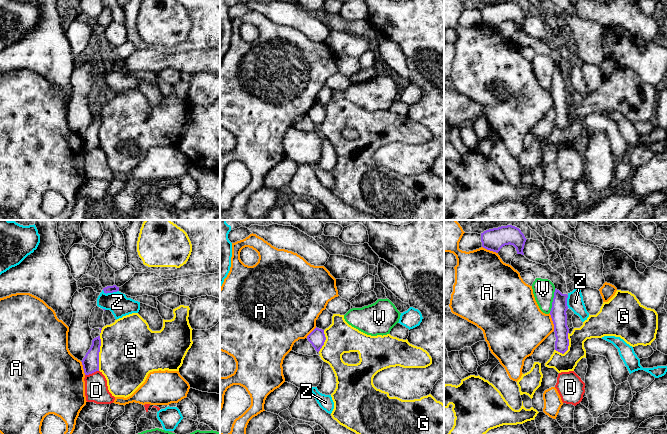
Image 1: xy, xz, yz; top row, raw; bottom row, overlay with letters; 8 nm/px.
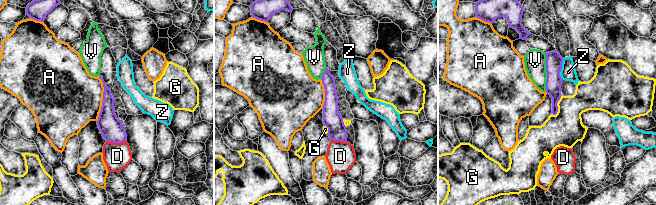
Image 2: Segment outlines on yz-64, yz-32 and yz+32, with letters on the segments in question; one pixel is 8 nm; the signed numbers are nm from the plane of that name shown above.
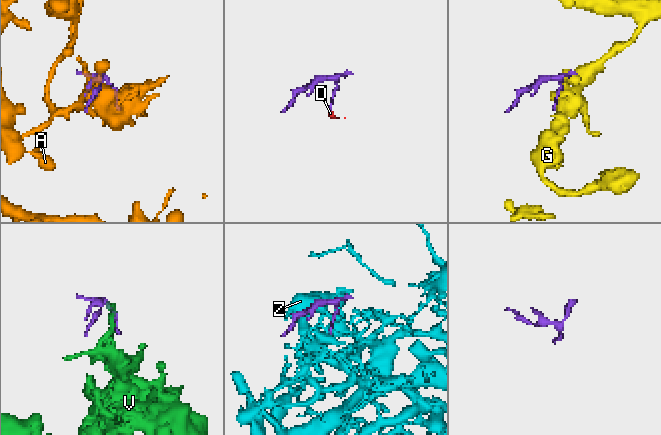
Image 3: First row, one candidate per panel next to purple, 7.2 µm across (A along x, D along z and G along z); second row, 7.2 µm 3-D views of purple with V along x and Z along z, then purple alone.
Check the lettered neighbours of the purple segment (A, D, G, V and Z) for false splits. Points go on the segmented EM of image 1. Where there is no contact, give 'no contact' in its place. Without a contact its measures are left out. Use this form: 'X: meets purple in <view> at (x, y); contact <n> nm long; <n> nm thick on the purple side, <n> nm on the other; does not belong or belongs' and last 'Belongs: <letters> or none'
A: meets purple in yz at (553, 322); contact 150 nm long; 130 nm thick on the purple side, 380 nm on the other; does not belong
D: meets purple in xy at (91, 373); contact 120 nm long; 140 nm thick on the purple side, 190 nm on the other; belongs
G: meets purple in xy at (98, 353); contact 280 nm long; 140 nm thick on the purple side, 480 nm on the other; does not belong
V: meets purple in yz at (553, 301); contact 200 nm long; 130 nm thick on the purple side, 180 nm on the other; does not belong
Z: meets purple in xy at (110, 292); contact 140 nm long; 60 nm thick on the purple side, 170 nm on the other; does not belong
Belongs: D

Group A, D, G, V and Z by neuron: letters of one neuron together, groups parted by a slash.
A / D / G / V / Z

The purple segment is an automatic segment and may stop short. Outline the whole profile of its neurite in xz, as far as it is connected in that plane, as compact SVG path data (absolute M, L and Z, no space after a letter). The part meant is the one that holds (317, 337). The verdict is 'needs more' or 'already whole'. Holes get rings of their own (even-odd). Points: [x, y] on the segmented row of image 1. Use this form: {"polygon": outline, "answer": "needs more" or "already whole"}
{"polygon": "M315 328L308 336L308 341L312 344L317 352L320 351L326 340L324 330Z", "answer": "already whole"}

